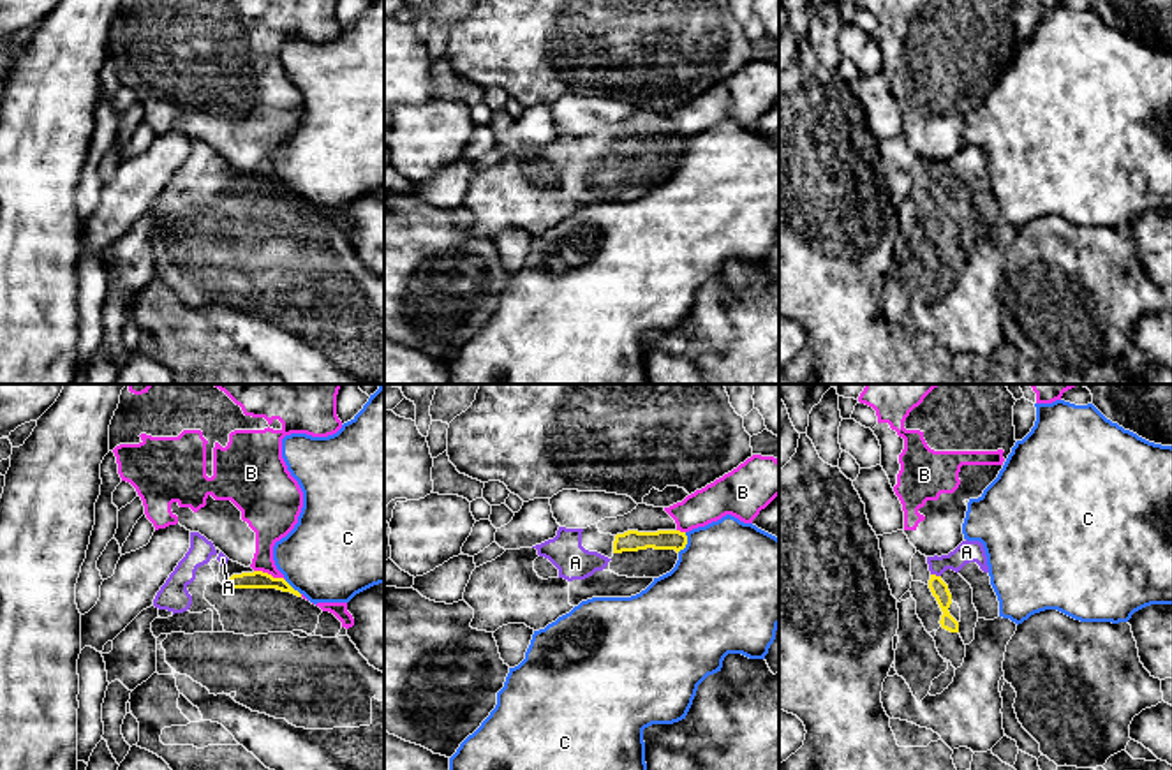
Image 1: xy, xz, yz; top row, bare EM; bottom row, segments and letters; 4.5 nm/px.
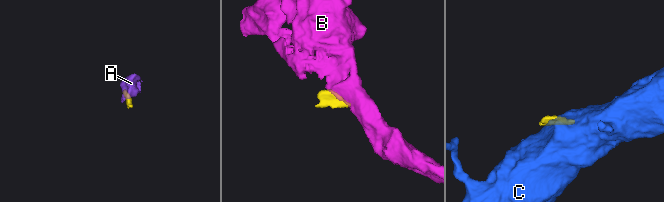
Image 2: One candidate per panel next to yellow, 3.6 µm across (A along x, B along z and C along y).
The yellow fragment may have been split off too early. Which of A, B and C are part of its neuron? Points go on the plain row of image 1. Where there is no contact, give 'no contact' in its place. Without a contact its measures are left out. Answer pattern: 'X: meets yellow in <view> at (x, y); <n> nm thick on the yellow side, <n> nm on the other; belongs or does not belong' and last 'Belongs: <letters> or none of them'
A: meets yellow in yz at (934, 180); 80 nm thick on the yellow side, 100 nm on the other; belongs
B: meets yellow in xy at (270, 180); 80 nm thick on the yellow side, 190 nm on the other; does not belong
C: meets yellow in xz at (686, 148); 100 nm thick on the yellow side, 500 nm on the other; does not belong
Belongs: A

